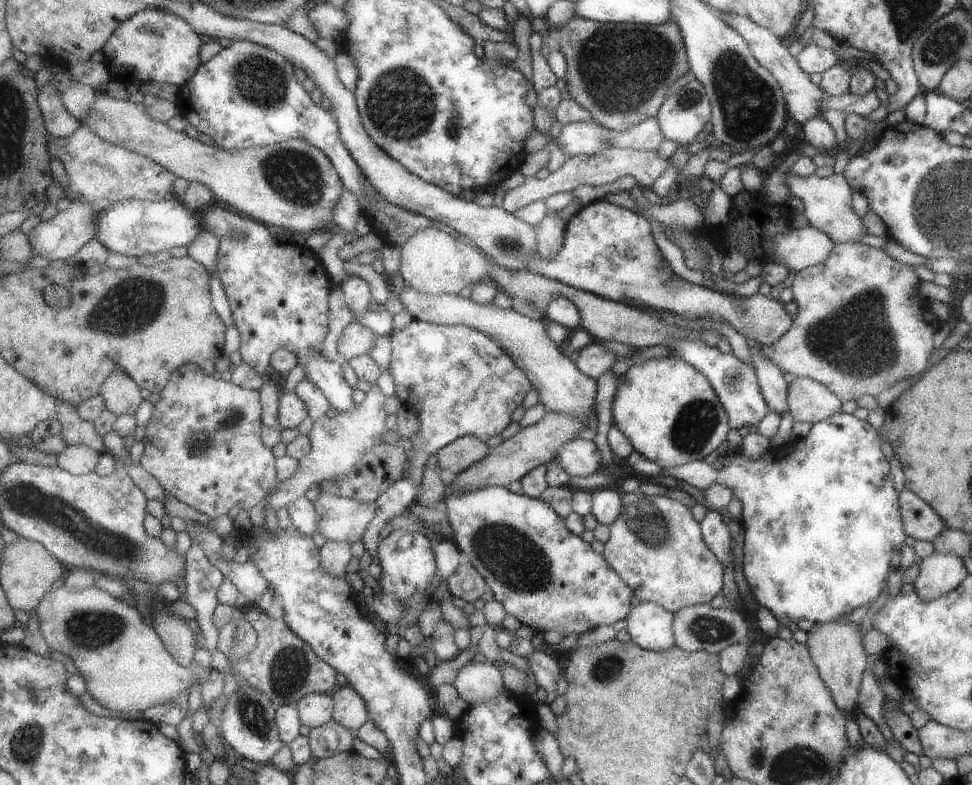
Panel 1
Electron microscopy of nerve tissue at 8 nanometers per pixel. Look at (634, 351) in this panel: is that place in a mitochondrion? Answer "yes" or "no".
no

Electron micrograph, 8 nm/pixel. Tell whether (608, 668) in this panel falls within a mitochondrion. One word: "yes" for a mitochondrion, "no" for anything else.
yes

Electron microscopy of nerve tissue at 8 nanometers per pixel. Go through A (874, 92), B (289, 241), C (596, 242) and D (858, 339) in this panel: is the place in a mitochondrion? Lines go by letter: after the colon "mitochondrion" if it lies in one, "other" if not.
A: other
B: other
C: other
D: mitochondrion

